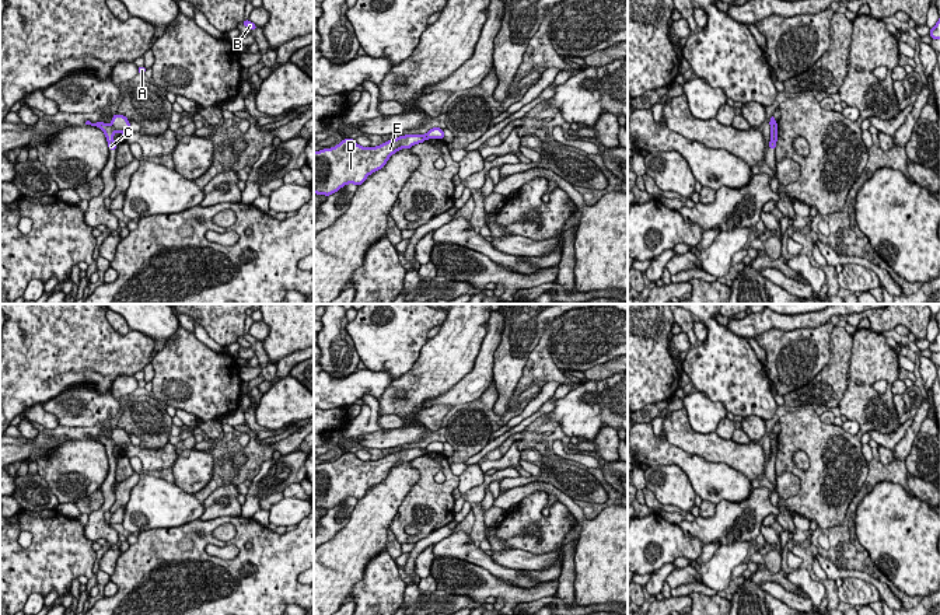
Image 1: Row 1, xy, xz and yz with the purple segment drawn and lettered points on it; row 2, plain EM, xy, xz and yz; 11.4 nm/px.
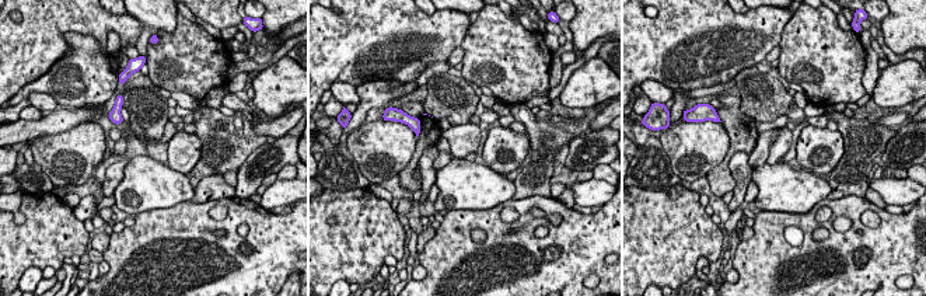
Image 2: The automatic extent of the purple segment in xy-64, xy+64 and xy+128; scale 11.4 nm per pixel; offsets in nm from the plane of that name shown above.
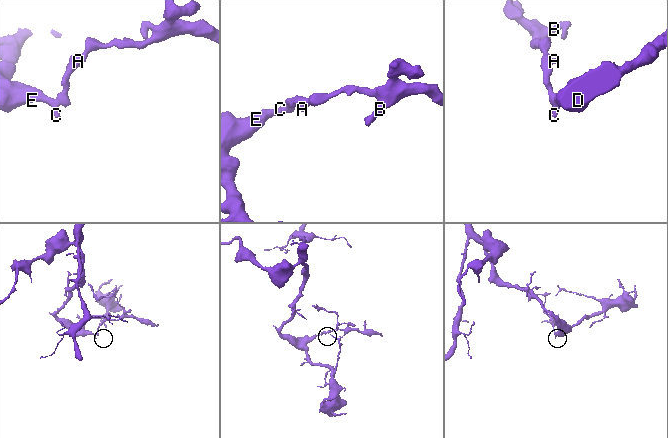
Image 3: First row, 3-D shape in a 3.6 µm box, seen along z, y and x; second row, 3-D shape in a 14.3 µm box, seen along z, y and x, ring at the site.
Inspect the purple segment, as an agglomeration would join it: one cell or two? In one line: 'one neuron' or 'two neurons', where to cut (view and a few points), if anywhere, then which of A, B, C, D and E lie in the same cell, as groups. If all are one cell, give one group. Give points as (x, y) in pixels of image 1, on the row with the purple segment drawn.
two neurons; cut xy (111, 125), (116, 130); groups A B / C D E

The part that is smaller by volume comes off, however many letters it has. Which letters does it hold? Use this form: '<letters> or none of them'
A, B

